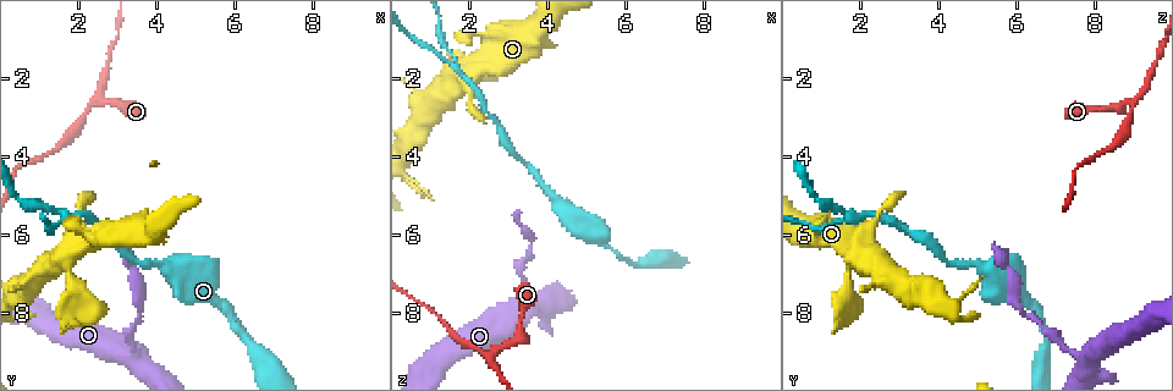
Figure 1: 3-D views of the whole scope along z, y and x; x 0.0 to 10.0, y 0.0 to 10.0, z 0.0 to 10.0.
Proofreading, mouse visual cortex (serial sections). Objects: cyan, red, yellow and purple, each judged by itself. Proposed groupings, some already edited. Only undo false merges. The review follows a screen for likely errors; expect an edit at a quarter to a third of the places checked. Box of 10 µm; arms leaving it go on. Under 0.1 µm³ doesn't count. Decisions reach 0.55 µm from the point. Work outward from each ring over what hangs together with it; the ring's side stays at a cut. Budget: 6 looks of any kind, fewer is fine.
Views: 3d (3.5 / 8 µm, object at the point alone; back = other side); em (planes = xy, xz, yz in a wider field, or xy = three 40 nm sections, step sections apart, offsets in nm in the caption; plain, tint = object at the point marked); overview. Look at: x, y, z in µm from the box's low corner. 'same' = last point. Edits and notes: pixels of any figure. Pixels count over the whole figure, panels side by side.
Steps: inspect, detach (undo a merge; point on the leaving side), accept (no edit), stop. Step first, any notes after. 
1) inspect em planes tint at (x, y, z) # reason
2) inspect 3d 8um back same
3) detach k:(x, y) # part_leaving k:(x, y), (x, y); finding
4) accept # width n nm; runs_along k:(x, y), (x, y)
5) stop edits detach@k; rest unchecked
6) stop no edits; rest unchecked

inspect 3d 3.5um at (3.50, 9.05, 7.50) # thick turns thin

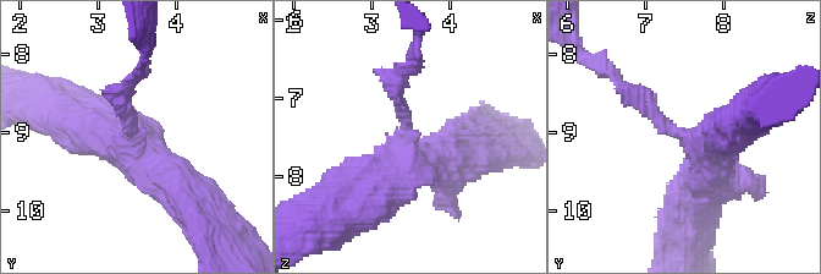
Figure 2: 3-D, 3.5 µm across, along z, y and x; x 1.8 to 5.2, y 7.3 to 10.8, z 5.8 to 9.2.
inspect em xy step 5 tint at (3.45, 9.05, 7.55) # now the EM

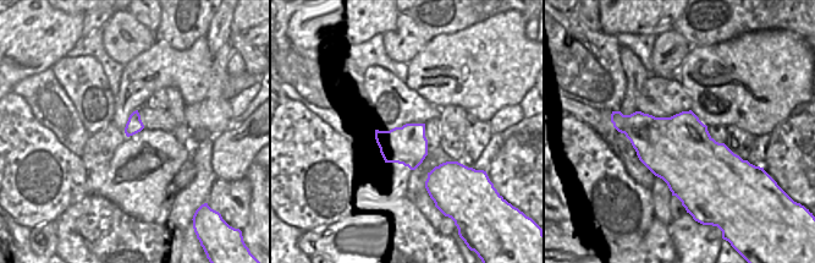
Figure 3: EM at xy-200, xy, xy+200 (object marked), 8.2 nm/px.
detach 2:(646, 98) # part_leaving 2:(671, 132), (596, 61); a second cell is stuck on

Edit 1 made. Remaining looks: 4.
inspect overview # redraw

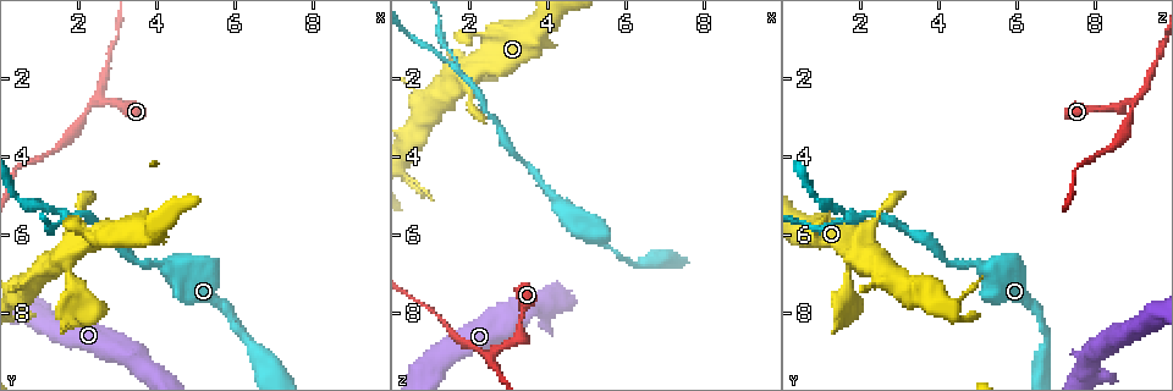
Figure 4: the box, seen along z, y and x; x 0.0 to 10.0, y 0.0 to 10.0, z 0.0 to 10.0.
inspect em xy step 5 tint at (2.70, 2.65, 8.90) # three arms meet

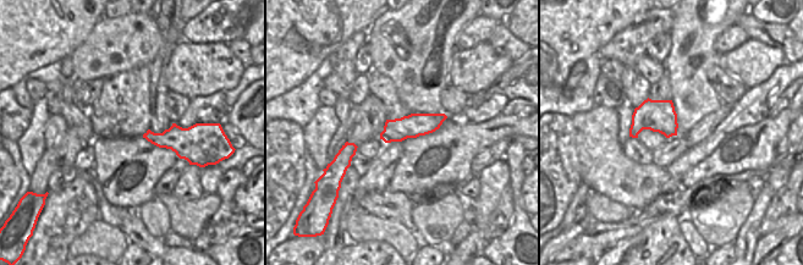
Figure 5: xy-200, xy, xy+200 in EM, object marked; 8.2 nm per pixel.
inspect 3d 3.5um same # wider look

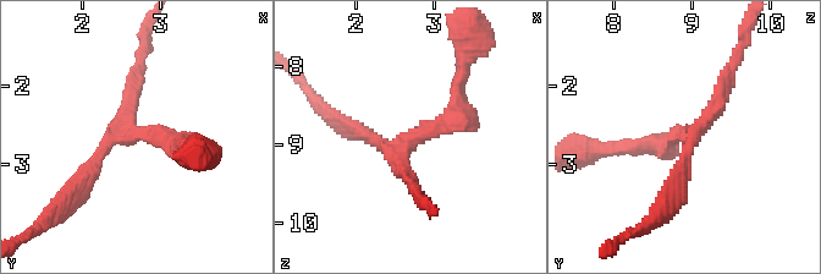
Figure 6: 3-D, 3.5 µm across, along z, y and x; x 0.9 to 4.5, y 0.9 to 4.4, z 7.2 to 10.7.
accept # runs_along 5:(441, 116), (383, 136); one cell here

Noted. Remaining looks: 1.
stop edits detach@2; rest unchecked

